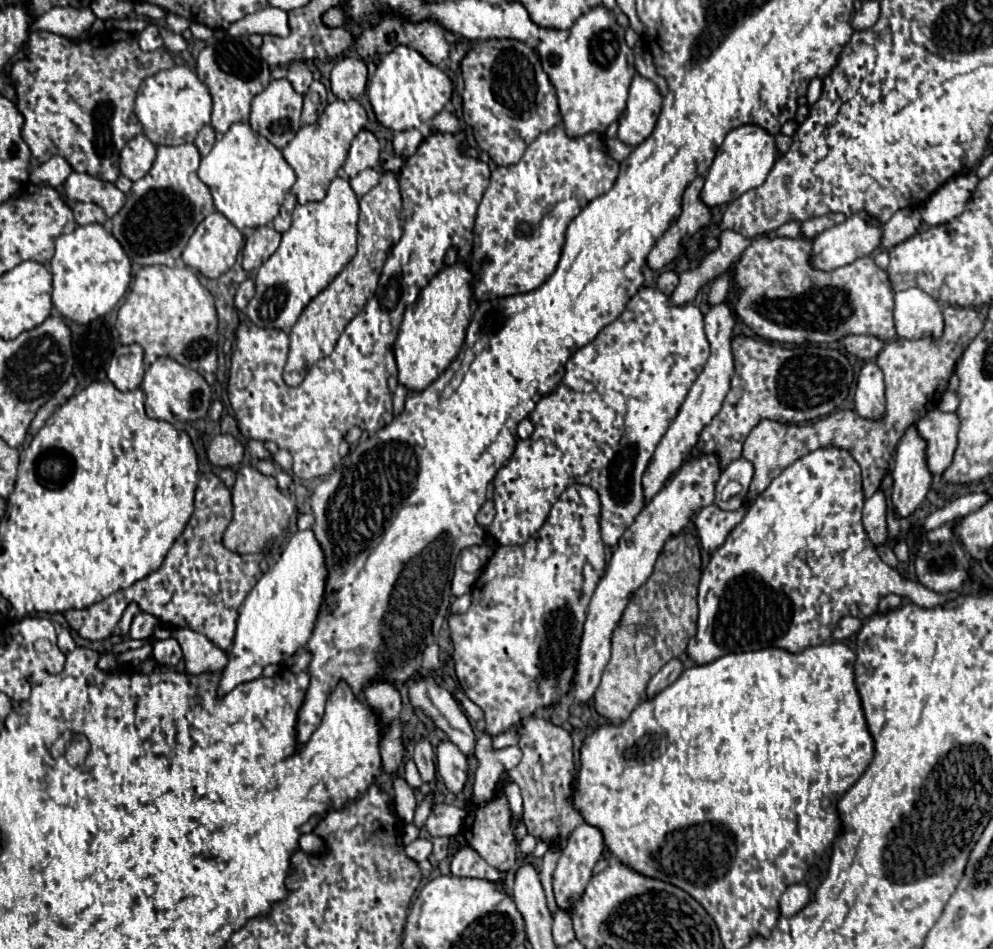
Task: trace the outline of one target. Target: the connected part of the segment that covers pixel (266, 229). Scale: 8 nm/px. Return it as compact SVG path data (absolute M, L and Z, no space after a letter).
M260 226L254 230L250 238L246 238L246 246L242 250L242 268L246 272L258 270L264 260L268 260L280 244L280 234L272 226Z

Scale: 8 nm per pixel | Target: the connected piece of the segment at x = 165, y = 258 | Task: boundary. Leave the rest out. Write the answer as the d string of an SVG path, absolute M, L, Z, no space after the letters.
M194 144L158 146L158 156L150 172L134 182L124 208L112 218L112 234L132 262L140 266L174 266L180 262L194 228L216 210L208 186L198 178L200 158Z

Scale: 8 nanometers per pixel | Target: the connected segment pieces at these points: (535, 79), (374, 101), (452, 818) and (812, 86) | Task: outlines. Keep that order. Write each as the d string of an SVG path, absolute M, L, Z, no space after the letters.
M510 38L482 40L460 62L464 76L464 120L472 126L476 142L498 166L516 164L540 132L560 124L554 84L540 66L534 50Z
M396 46L376 68L374 78L368 84L368 96L382 126L390 130L412 130L442 112L452 98L452 80L440 66L430 64L418 50Z
M434 804L432 812L426 820L426 830L432 836L454 838L460 832L466 814L468 814L466 808L458 808L452 804Z
M814 78L810 81L808 86L808 90L806 93L808 104L811 106L816 103L818 98L820 98L820 94L822 93L822 79Z

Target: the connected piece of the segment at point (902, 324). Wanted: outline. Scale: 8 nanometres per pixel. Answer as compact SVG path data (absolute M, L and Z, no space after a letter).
M908 288L894 294L894 326L900 338L922 338L942 334L942 310L938 302L920 288Z

